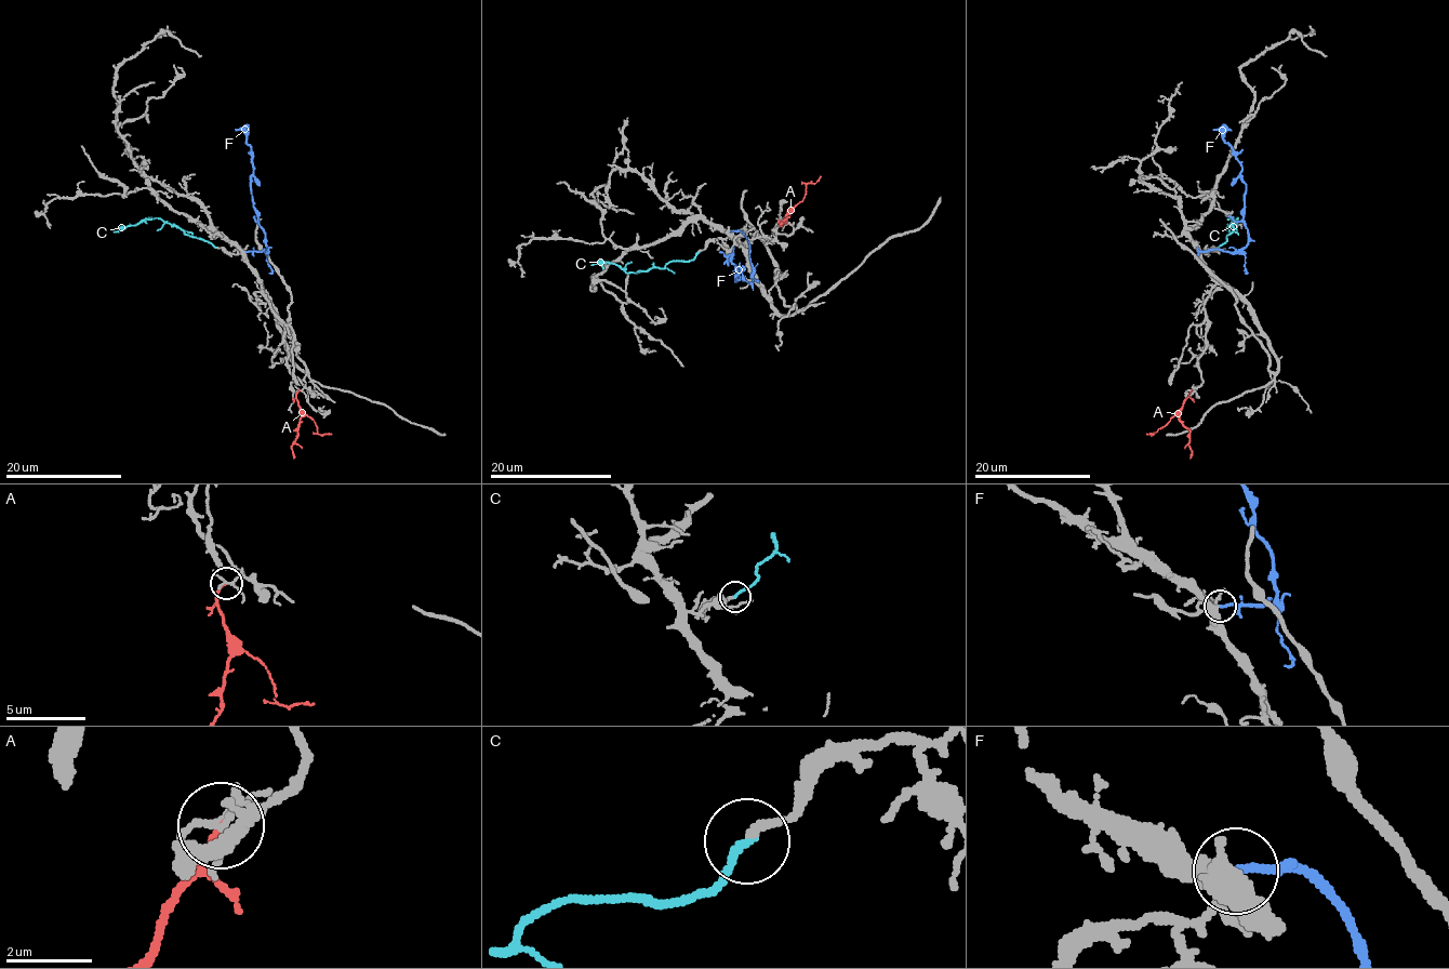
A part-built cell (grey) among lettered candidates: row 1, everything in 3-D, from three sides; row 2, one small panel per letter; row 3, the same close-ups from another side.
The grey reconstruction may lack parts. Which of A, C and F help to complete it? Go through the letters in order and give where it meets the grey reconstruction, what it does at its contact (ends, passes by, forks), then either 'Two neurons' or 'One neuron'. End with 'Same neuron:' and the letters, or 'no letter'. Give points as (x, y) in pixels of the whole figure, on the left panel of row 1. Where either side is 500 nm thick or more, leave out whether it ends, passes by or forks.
A: Touches grey at (300, 390). It ends there. Two neurons
C: Touches grey at (214, 247). It ends there. One neuron
F: Touches grey at (246, 251). It ends there. One neuron
Same neuron: C, F

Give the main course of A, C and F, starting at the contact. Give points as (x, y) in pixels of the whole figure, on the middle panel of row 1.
A: (787, 223), (784, 222), (787, 214), (802, 200), (806, 185), (814, 184), (821, 175)
C: (698, 252), (691, 260), (669, 261), (664, 267), (639, 271), (625, 271), (612, 263), (590, 264)
F: (731, 230), (740, 230), (747, 241), (750, 282), (743, 278), (735, 281), (736, 267), (719, 251)

